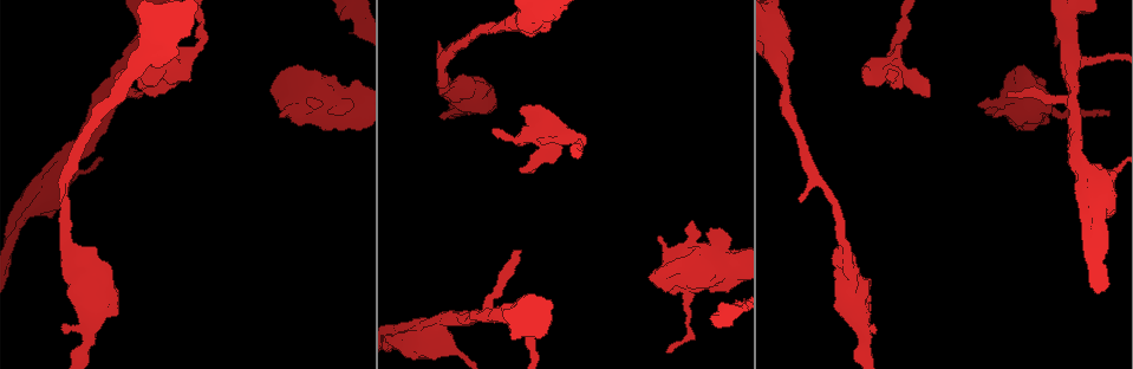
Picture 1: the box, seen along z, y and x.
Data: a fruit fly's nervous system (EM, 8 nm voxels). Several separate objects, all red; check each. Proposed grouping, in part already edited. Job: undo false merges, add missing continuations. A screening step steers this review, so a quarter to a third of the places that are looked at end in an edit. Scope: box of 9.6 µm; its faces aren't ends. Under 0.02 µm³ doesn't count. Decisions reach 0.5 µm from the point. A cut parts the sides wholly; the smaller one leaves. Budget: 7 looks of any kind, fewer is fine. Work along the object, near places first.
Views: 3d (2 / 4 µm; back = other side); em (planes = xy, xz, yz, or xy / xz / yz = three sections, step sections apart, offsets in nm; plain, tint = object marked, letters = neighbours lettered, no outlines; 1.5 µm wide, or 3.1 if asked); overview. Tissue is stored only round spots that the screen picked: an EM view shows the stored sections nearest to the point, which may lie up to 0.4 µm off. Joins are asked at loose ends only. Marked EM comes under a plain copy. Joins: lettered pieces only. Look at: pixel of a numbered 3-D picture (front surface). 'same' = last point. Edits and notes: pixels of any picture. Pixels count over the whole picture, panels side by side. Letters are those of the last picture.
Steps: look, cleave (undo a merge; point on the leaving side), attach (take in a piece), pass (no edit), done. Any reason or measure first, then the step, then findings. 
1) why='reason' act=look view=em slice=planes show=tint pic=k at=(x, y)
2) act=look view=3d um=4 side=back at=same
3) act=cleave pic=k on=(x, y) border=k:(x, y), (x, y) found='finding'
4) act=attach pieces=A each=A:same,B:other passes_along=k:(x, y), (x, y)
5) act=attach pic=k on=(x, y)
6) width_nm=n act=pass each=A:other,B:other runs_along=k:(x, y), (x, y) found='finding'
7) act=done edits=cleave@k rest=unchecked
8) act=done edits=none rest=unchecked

why='tapers out' act=look view=3d um=4 pic=1 at=(1110, 112)

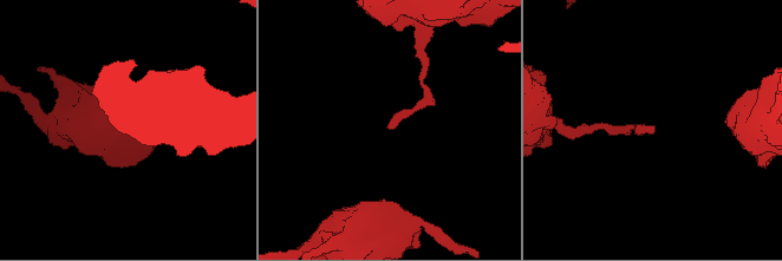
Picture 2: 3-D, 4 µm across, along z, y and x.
act=look view=em slice=planes show=letters pic=2 at=(389, 126)

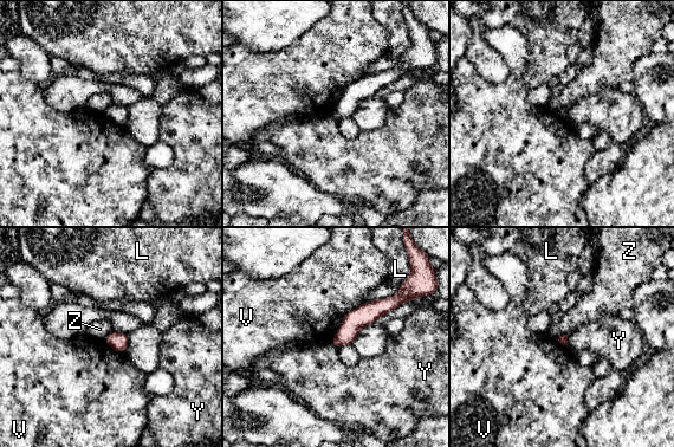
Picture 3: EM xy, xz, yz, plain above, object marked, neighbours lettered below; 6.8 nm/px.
act=pass each=L:other,V:other,Y:other,Z:other runs_along=3:(394, 300), (363, 315), (335, 341) found='none of them fits'

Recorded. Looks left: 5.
why='thick end' act=look view=3d um=2 pic=1 at=(281, 116)

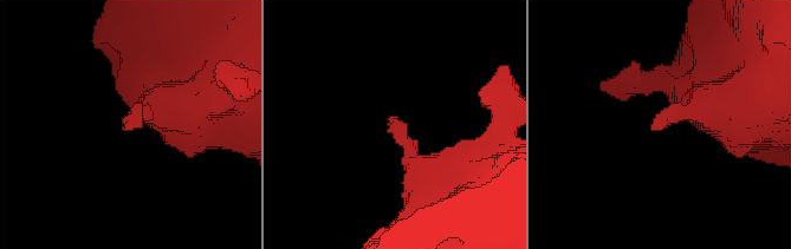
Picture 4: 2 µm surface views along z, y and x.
act=look view=em slice=planes show=tint pic=4 at=(652, 129)

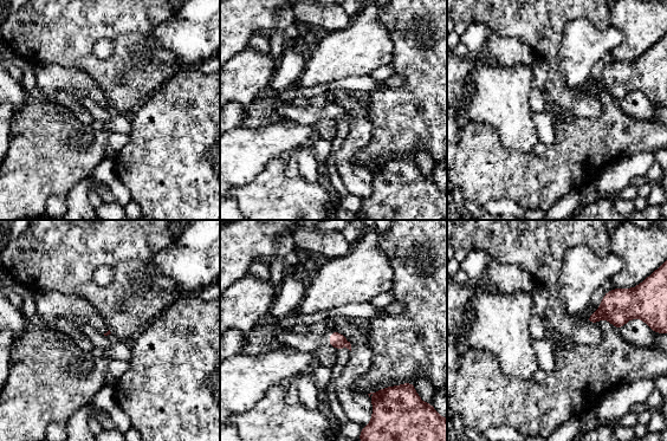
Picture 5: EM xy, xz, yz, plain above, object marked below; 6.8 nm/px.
why='see the neighbours' act=look view=em slice=planes show=letters at=same

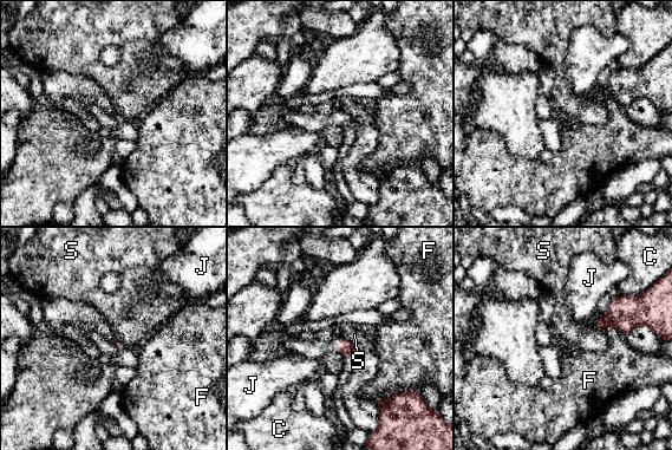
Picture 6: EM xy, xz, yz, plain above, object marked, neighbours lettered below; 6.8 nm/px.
act=pass each=C:other,F:other,J:other,S:other border=6:(344, 338), (350, 343) found='no lettered piece goes on from it'

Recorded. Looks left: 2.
why='free end' act=look view=em slice=planes show=tint pic=1 at=(140, 91)

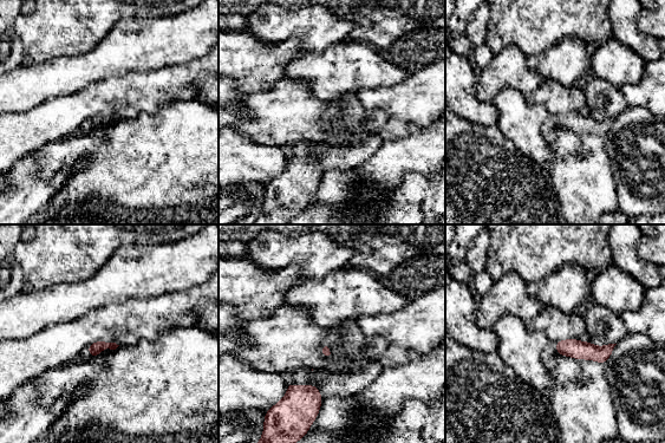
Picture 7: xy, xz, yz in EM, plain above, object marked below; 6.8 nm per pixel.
why='what lies round it' act=look view=em slice=planes show=letters at=same

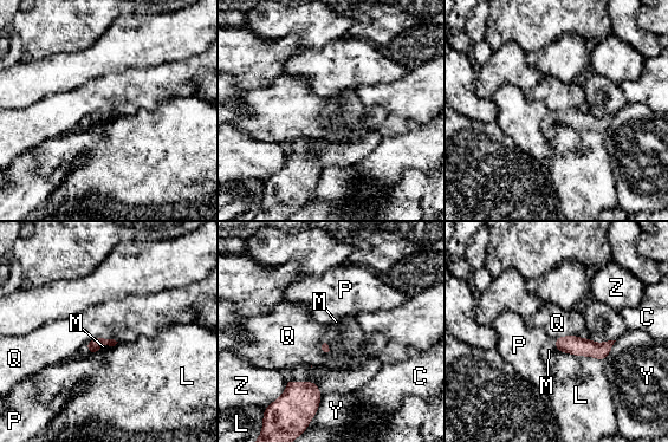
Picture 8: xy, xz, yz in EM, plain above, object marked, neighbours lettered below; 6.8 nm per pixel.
act=attach pieces=M each=C:other,L:other,M:same,P:other,Q:other,Y:other,Z:other passes_along=8:(575, 345), (556, 345), (549, 350) found='it goes on there'

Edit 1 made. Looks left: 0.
act=done edits=attach@8 rest=unchecked

